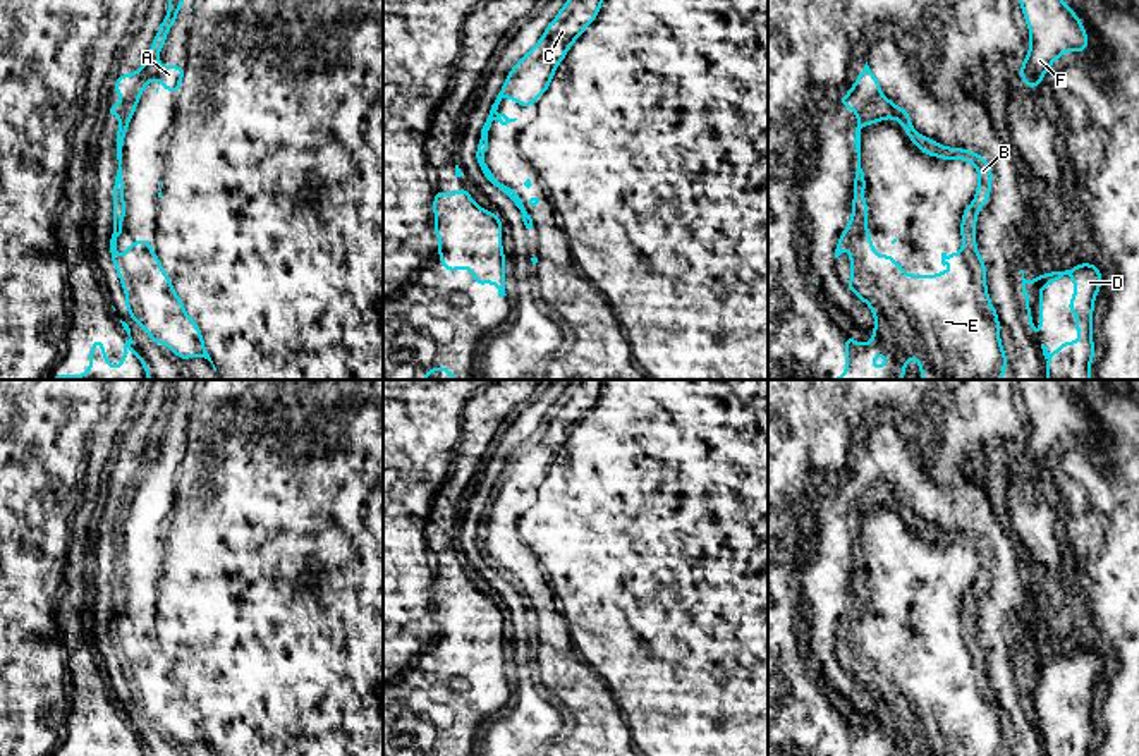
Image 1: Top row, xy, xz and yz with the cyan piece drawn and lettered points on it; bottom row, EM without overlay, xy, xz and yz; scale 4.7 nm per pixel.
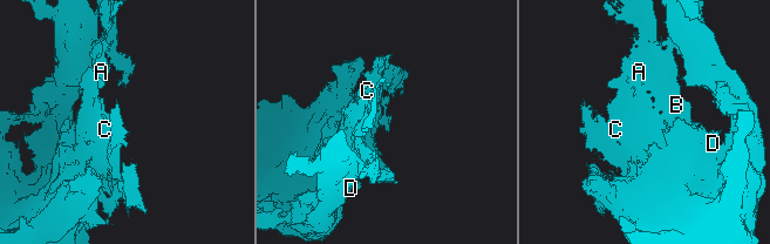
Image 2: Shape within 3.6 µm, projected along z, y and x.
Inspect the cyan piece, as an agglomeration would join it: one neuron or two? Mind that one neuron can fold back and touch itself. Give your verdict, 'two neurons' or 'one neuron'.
one neuron

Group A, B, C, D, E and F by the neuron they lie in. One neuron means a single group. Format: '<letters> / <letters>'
A B C D E F

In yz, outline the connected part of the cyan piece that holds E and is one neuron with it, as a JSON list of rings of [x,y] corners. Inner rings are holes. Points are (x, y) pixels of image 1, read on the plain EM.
[[[868,447],[859,457],[850,476],[838,485],[838,490],[850,493],[857,500],[856,512],[856,538],[857,555],[854,560],[852,601],[845,615],[842,615],[835,643],[847,634],[856,637],[849,641],[852,663],[845,668],[862,687],[869,691],[874,699],[873,725],[861,729],[845,720],[845,756],[878,756],[873,749],[881,735],[885,739],[885,751],[881,756],[905,756],[907,744],[914,742],[921,756],[1005,756],[1008,744],[1000,725],[1000,704],[995,691],[990,687],[986,672],[986,649],[976,631],[976,605],[981,593],[990,586],[993,553],[988,545],[964,533],[947,533],[935,524],[919,519],[911,507],[907,495],[888,485],[881,474],[880,466],[871,457]],[[885,503],[895,503],[907,517],[909,526],[917,529],[926,541],[940,541],[947,546],[962,545],[978,553],[979,567],[976,581],[962,596],[960,620],[962,636],[952,636],[948,641],[941,637],[941,649],[953,649],[953,656],[941,655],[936,660],[907,660],[902,648],[895,648],[892,639],[874,639],[874,627],[869,624],[869,612],[866,608],[868,588],[864,586],[866,560],[861,553],[861,514]]]

